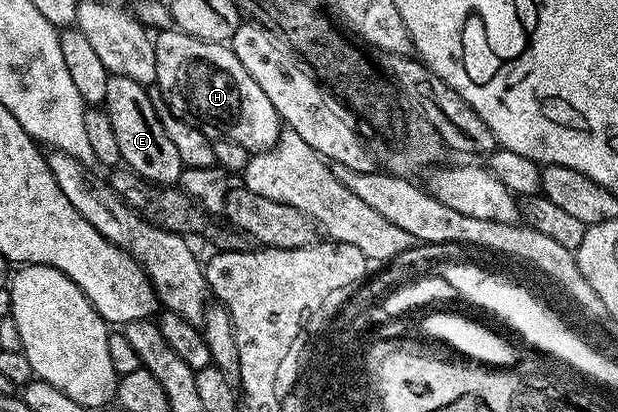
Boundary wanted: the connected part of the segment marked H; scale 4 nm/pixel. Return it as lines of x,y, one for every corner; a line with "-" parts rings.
170,28
160,31
153,38
153,47
155,48
155,68
157,69
157,81
155,84
163,92
163,96
175,117
187,124
191,124
195,128
199,128
199,132
203,132
203,136
223,141
235,141
236,144
241,144
243,148
250,152
264,152
276,144
277,138
281,135
283,129
281,117
275,112
271,100
267,100
267,95
263,93
263,88
259,88
259,84
255,84
255,80
251,80
251,75
247,72
247,68
243,68
243,64
239,64
239,56
235,56
235,52
228,45
220,42
204,42
198,38
187,36
181,30

